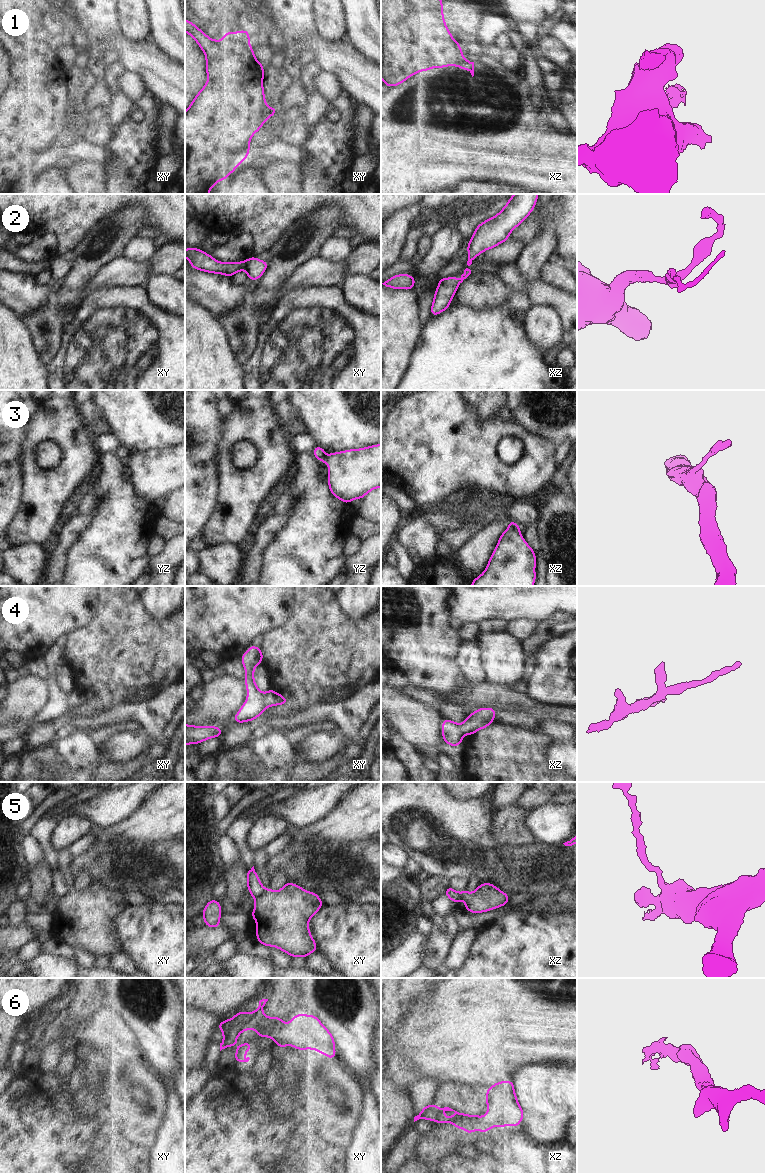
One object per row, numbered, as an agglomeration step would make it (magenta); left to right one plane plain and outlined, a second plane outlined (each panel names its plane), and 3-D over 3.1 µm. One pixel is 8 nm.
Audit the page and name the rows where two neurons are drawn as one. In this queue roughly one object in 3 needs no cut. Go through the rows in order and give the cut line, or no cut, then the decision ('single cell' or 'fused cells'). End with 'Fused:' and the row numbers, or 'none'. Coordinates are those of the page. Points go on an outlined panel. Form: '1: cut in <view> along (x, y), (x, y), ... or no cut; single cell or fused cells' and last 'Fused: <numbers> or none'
1: cut in xy along (268, 108), (267, 117); fused cells
2: cut in xy along (245, 261), (244, 268); fused cells
3: cut in xz along (518, 528), (508, 530); fused cells
4: no cut; single cell
5: cut in xy along (264, 890), (255, 899); fused cells
6: no cut; single cell
Fused: 1, 2, 3, 5

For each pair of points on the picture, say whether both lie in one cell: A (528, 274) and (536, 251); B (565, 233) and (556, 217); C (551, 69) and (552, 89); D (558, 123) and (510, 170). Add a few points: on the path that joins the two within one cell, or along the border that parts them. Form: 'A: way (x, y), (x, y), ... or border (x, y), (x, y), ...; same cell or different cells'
A: way (529, 268), (529, 262), (533, 257); same cell
B: way (565, 229), (565, 226), (560, 221); same cell
C: way (552, 74), (552, 84); same cell
D: border (541, 109), (556, 129), (566, 133); different cells

